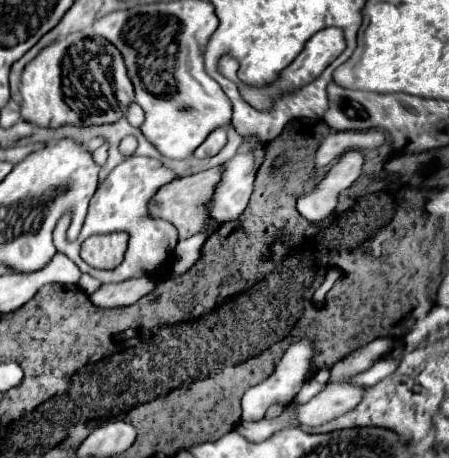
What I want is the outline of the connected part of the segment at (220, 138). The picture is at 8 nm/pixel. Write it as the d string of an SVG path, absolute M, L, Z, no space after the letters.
M221 127L221 129L217 129L217 131L213 131L213 133L209 133L209 137L195 149L195 157L211 157L211 155L215 155L223 145L227 143L227 133L225 133L225 129Z

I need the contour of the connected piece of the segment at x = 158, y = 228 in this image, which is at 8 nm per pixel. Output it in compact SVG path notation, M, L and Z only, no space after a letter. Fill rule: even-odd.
M129 157L127 161L123 161L121 165L117 165L109 177L97 187L91 203L89 203L89 213L85 217L85 225L79 233L79 237L75 241L55 241L57 251L65 253L73 263L77 263L77 267L83 273L89 273L91 277L99 279L101 283L119 283L131 277L143 277L153 273L153 269L157 265L161 265L175 249L177 245L177 231L171 223L161 221L161 219L151 219L147 215L147 201L155 195L155 191L159 187L163 187L165 183L173 181L175 175L161 165L161 161L157 159L149 159L149 157ZM113 231L127 231L129 233L129 247L125 251L125 259L119 267L111 269L111 271L101 271L95 269L91 265L87 265L81 255L81 243L91 237L91 235L99 235L99 233L113 233Z

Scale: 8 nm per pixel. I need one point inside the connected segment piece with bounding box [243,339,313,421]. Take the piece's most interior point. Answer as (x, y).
(293, 370)

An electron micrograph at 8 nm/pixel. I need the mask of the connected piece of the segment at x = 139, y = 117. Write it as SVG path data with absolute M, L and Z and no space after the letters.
M135 101L129 105L129 109L127 109L127 121L133 125L133 127L141 127L141 123L143 123L143 117L145 113L143 113L143 109L141 109L141 105L137 105Z

